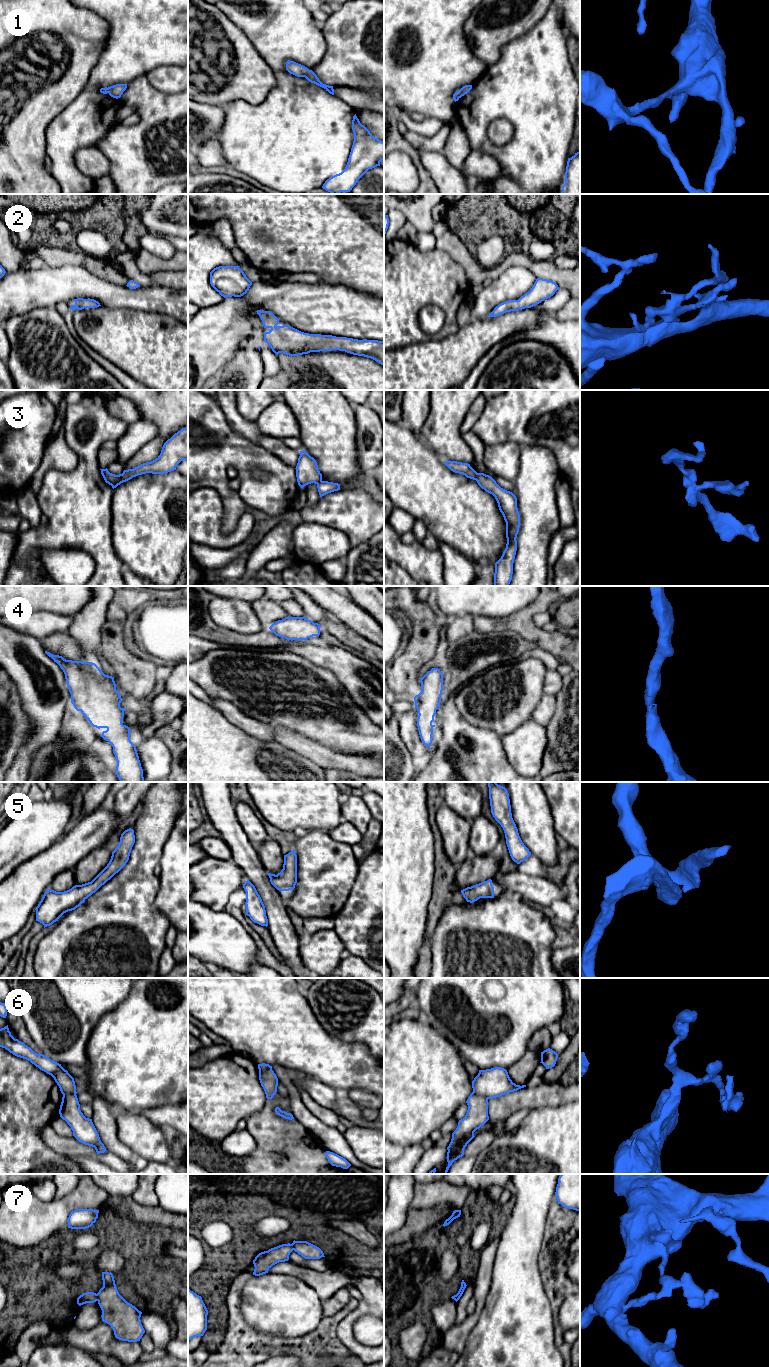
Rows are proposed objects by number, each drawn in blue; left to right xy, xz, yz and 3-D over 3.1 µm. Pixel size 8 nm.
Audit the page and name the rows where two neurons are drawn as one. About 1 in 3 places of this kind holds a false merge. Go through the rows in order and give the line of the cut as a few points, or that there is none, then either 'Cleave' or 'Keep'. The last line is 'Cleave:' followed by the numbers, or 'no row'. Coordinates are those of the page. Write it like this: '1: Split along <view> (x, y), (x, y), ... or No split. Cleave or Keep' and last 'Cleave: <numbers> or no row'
1: No split. Keep
2: No split. Keep
3: Split along xy (122, 474), (121, 478), (112, 486). Cleave
4: No split. Keep
5: No split. Keep
6: Split along yz (473, 1091), (487, 1099). Cleave
7: Split along xy (96, 1294), (97, 1300). Cleave
Cleave: 3, 6, 7

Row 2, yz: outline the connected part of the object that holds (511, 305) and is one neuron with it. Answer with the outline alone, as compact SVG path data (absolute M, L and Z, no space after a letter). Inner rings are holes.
M537 278L529 292L525 293L518 300L508 300L499 304L488 317L496 317L506 312L531 308L553 296L557 290L559 290L559 287L555 282Z

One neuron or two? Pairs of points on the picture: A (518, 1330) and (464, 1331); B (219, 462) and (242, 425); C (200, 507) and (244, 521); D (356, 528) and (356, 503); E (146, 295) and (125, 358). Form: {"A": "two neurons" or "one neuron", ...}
{"A": "two neurons", "B": "two neurons", "C": "one neuron", "D": "one neuron", "E": "two neurons"}

